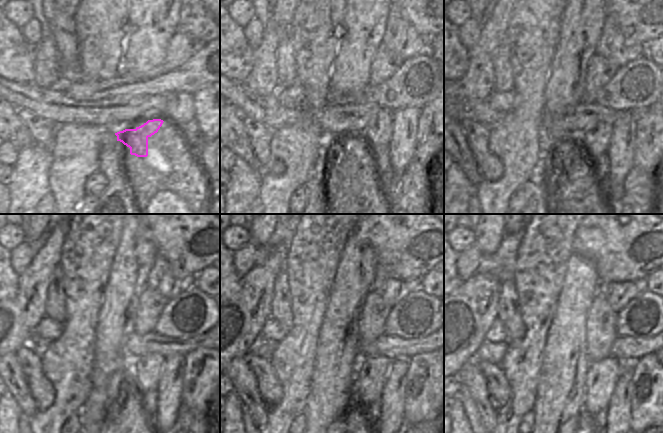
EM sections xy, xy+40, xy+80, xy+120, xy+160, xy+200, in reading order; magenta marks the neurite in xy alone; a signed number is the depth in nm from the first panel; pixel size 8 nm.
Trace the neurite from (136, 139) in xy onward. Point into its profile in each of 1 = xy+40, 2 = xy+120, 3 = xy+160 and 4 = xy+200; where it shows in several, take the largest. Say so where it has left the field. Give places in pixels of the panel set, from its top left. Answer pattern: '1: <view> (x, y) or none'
1: xy+40 (378, 132)
2: xy+120 (146, 370)
3: xy+160 (372, 373)
4: xy+200 (601, 377)

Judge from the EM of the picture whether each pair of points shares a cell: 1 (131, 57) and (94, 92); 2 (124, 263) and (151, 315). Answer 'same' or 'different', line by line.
1: different
2: different

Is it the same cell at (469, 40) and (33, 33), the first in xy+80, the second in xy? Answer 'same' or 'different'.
same

